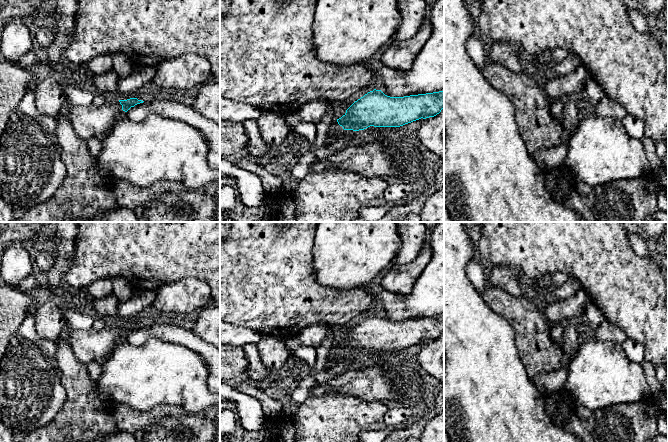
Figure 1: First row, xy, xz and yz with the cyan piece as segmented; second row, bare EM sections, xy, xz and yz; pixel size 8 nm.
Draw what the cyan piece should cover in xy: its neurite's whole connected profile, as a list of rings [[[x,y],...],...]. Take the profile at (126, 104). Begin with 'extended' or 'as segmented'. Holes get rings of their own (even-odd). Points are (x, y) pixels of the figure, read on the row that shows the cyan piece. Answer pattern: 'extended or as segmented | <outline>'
extended | [[[137,98],[127,100],[109,99],[103,105],[88,106],[72,105],[68,118],[76,135],[87,140],[92,137],[104,138],[120,117],[125,117],[127,111],[144,101]]]

